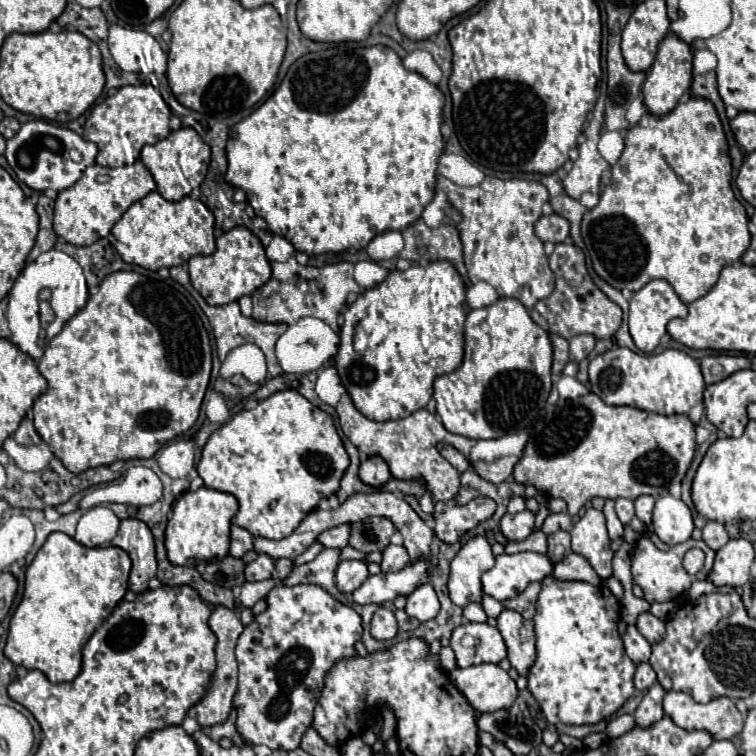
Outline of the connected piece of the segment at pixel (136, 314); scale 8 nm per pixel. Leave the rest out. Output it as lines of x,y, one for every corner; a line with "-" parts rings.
114,272
114,274
108,274
102,280
100,290
88,298
86,306
74,318
70,318
64,324
60,334
56,334
48,342
48,348
44,350
44,356
38,362
40,374
48,380
48,390
34,400
34,428
42,436
42,440
52,448
54,456
58,460
62,460
62,464
72,474
80,474
80,472
84,472
88,468
112,464
114,460
152,458
166,442
170,442
172,438
184,434
186,430
190,430
194,426
194,422
198,418
198,412
200,412
204,392
206,392
208,382
210,382
210,368
212,368
210,354
212,354
212,350
210,350
208,332
206,332
200,316
192,308
192,304
186,300
186,296
182,296
178,290
170,288
166,282
152,280
152,278
142,276
138,272

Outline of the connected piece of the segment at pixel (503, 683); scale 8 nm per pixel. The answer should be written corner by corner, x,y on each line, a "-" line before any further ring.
498,664
456,668
450,678
478,712
510,708
518,696
516,682

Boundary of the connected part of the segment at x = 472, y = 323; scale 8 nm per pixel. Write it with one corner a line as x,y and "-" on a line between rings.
498,298
492,306
470,310
464,324
464,362
434,382
436,412
448,432
488,440
524,430
544,408
552,390
552,344
516,298

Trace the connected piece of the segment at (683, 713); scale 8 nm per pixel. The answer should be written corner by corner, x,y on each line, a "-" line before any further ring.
666,692
664,714
682,730
704,730
714,740
730,740
742,732
742,714
730,698
698,704
686,692

